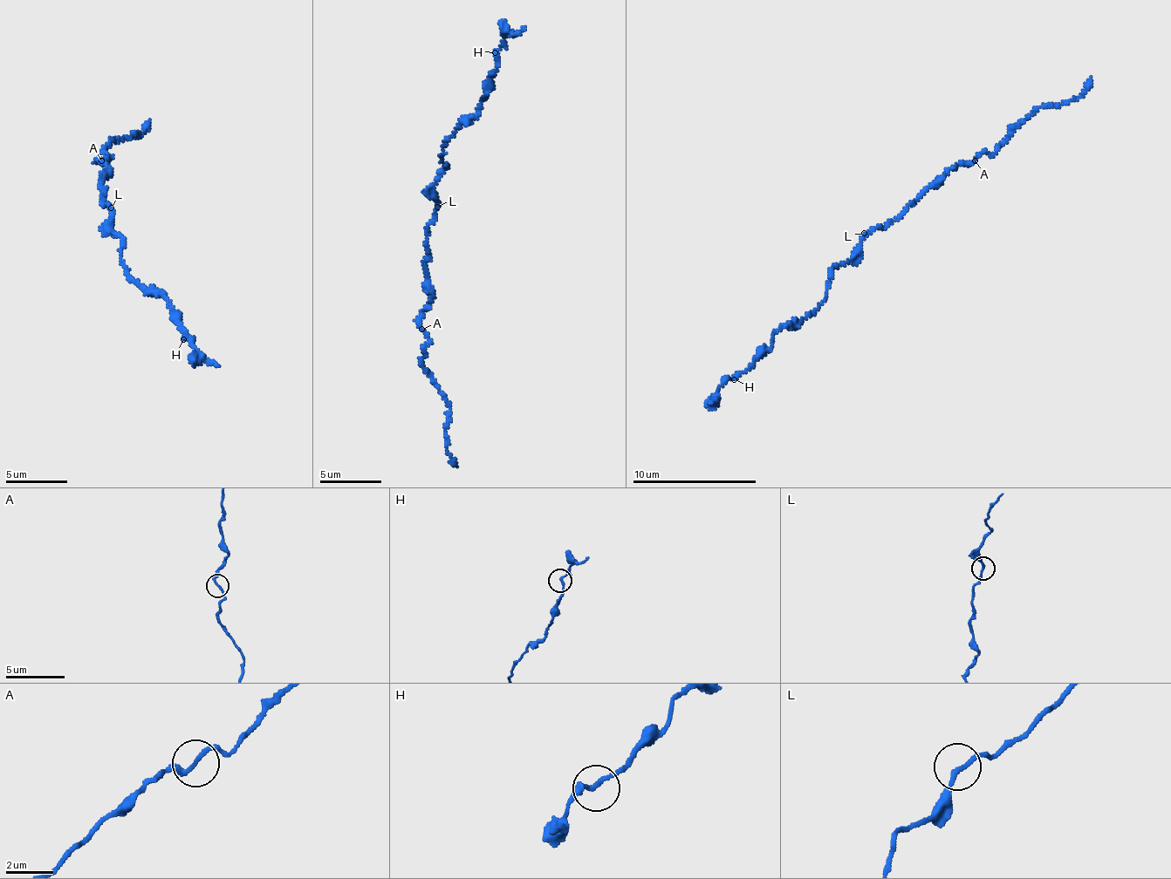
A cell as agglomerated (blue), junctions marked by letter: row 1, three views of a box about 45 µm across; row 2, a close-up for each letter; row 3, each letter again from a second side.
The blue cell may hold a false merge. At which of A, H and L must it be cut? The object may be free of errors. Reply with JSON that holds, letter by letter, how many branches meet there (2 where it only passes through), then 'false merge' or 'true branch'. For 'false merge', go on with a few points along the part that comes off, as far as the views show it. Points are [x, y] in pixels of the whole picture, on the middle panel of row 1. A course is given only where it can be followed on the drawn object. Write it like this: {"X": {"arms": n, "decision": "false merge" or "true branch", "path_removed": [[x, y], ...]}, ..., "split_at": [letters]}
{"A": {"arms": 2, "decision": "true branch"}, "H": {"arms": 2, "decision": "true branch"}, "L": {"arms": 2, "decision": "true branch"}, "split_at": []}

